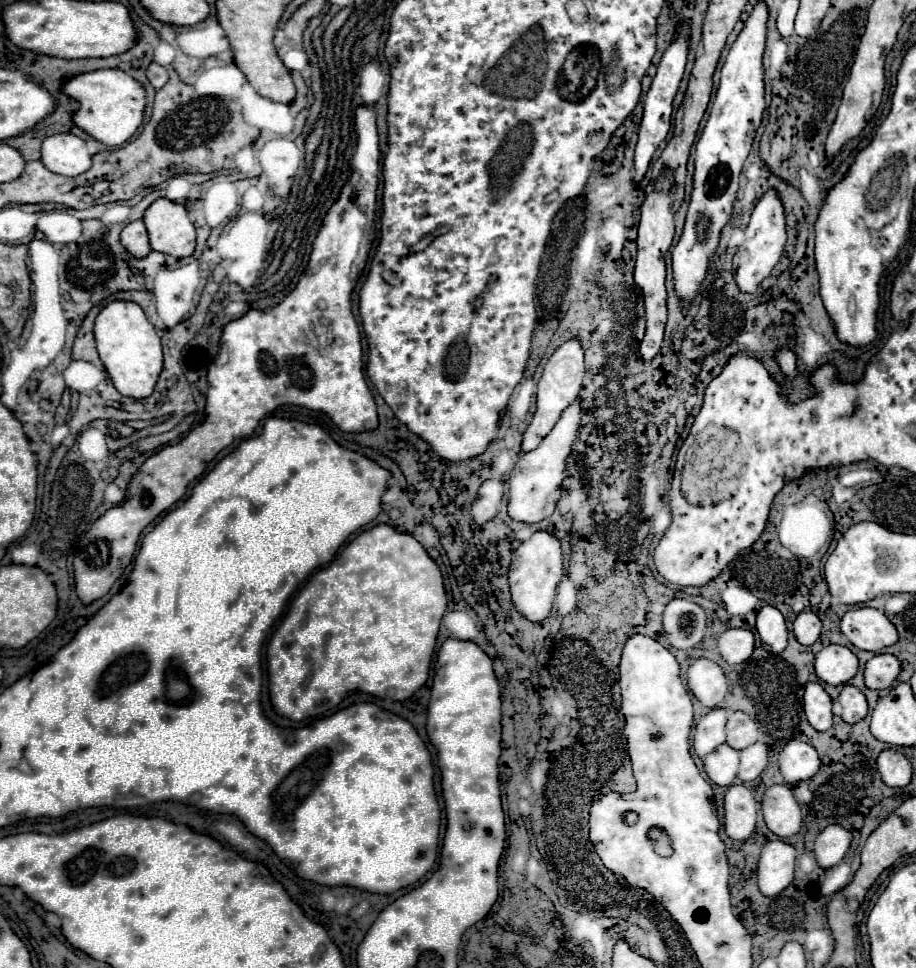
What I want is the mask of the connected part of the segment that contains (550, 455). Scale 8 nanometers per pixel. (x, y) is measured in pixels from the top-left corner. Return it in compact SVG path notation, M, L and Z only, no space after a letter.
M575 398L575 402L563 410L555 428L543 438L543 442L535 450L519 456L519 460L511 472L511 478L509 478L509 516L513 520L535 524L553 514L553 510L559 502L559 496L561 496L561 482L565 478L567 458L569 458L573 442L579 434L581 414L583 414L581 398Z

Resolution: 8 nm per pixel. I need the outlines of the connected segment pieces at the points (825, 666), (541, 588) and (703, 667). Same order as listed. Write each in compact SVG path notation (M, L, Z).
M839 644L825 646L815 658L815 672L819 680L823 680L825 684L833 686L845 684L857 674L857 670L859 670L859 660L847 646Z
M545 530L533 532L533 536L521 542L519 548L513 552L513 562L509 566L509 588L511 588L511 596L517 610L533 622L541 622L543 618L547 618L553 606L555 588L561 576L563 576L561 542Z
M697 658L691 662L687 670L687 684L705 708L715 708L721 704L729 692L729 684L721 666L709 658Z

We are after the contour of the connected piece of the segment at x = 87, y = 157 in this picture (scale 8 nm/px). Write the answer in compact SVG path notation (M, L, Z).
M53 134L43 140L41 162L55 174L79 176L91 168L91 154L87 144L75 134Z

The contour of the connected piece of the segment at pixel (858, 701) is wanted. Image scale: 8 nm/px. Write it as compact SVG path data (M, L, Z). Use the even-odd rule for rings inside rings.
M845 684L841 688L841 694L839 694L839 702L843 706L843 714L841 718L847 722L847 724L855 724L859 720L863 720L869 712L869 706L867 706L867 698L865 694L851 686L851 684Z

